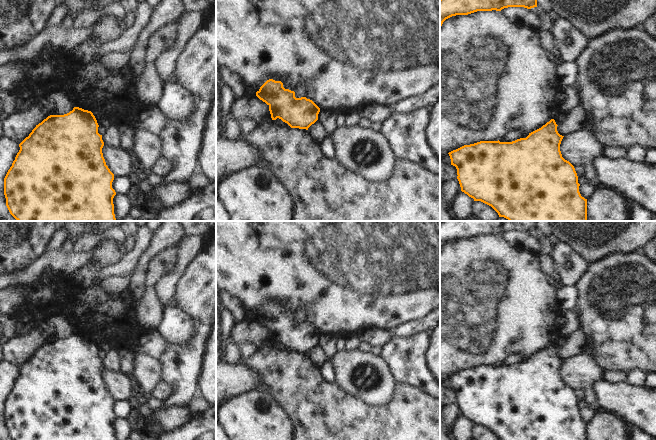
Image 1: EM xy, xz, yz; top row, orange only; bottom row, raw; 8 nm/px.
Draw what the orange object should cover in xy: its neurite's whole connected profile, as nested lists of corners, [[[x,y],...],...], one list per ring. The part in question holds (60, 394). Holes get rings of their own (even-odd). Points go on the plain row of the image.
[[[79,331],[64,339],[50,339],[36,349],[19,368],[20,374],[4,402],[6,430],[12,440],[115,440],[114,398],[103,381],[104,366],[98,351],[93,337]]]

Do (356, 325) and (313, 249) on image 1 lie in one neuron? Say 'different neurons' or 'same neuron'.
same neuron

